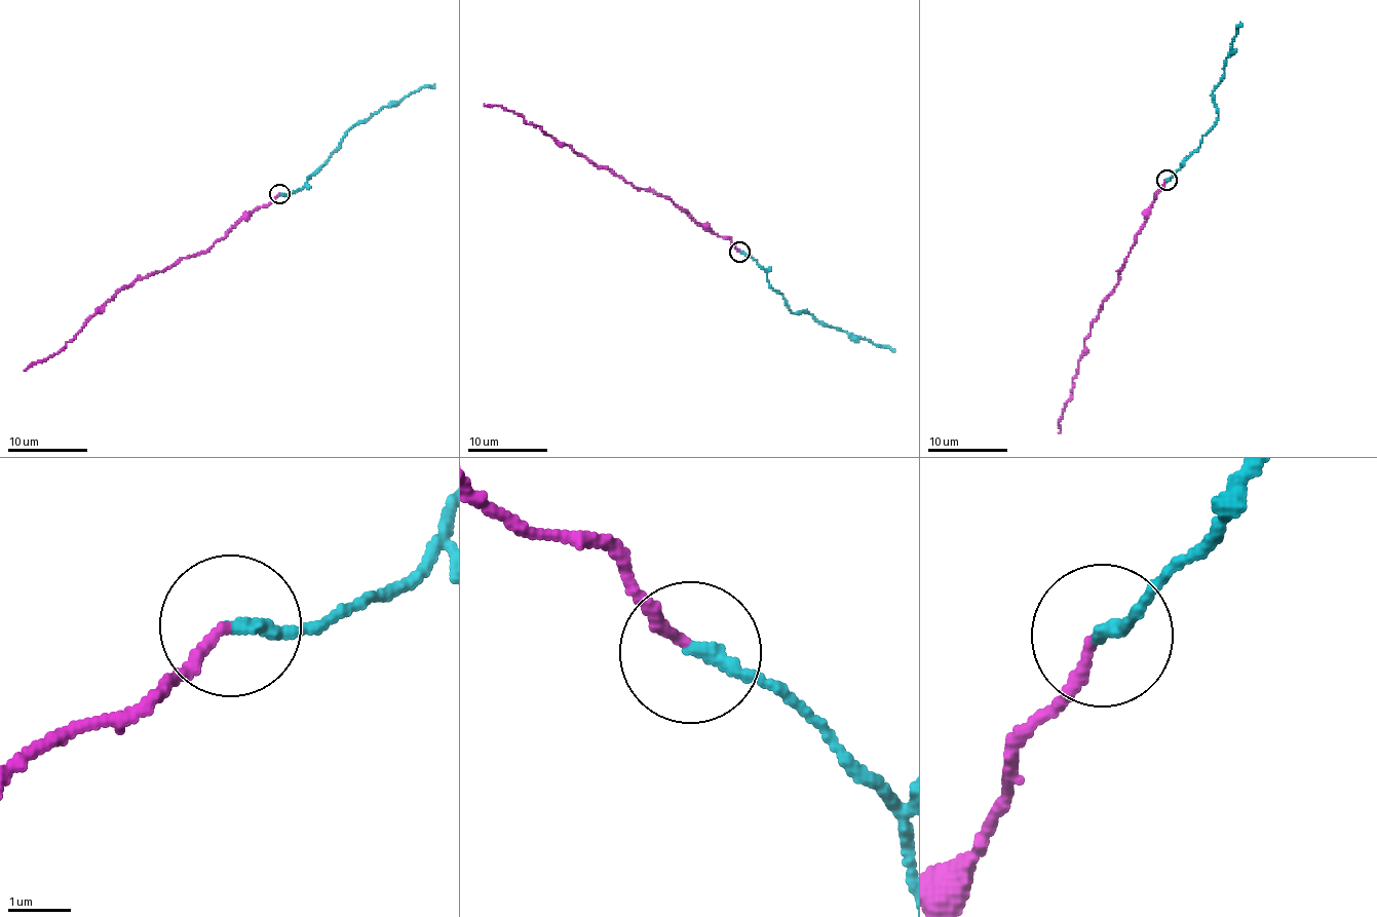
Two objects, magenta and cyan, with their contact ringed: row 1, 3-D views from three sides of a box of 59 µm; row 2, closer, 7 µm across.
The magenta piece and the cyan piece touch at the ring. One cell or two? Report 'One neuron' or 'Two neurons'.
One neuron

